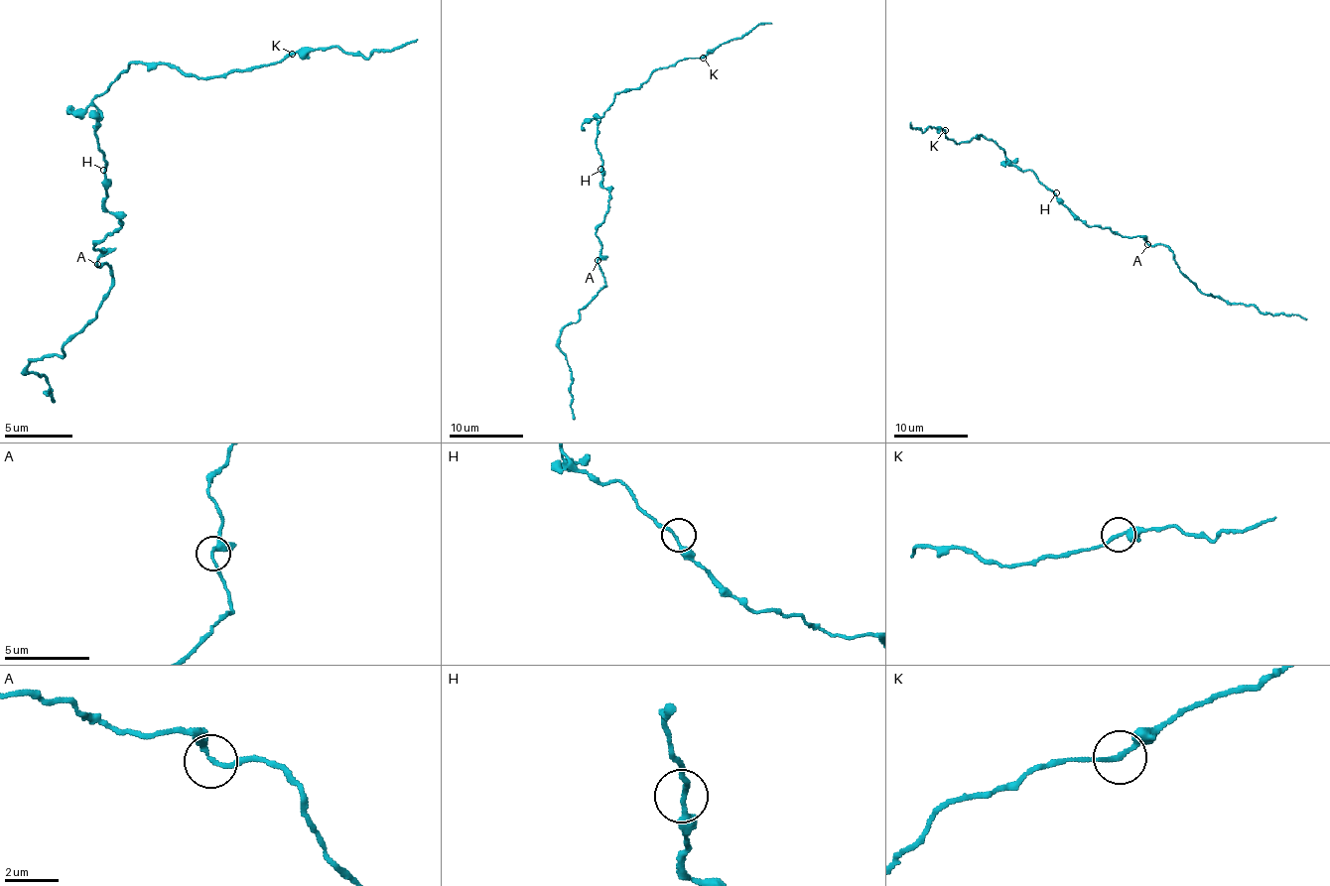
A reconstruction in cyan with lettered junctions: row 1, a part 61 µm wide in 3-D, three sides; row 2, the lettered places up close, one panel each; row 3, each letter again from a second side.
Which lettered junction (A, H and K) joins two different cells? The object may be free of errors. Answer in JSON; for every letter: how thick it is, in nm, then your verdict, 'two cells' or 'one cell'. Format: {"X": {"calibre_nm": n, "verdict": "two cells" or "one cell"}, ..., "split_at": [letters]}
{"A": {"calibre_nm": 170, "verdict": "one cell"}, "H": {"calibre_nm": 200, "verdict": "one cell"}, "K": {"calibre_nm": 170, "verdict": "one cell"}, "split_at": []}

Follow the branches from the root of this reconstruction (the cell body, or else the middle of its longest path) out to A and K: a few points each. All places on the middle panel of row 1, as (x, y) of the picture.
A: (600, 180), (608, 191), (608, 213), (596, 234), (600, 245), (600, 256), (598, 260)
K: (600, 180), (602, 160), (596, 145), (596, 118), (617, 94), (638, 88), (655, 70), (688, 58), (703, 58)

